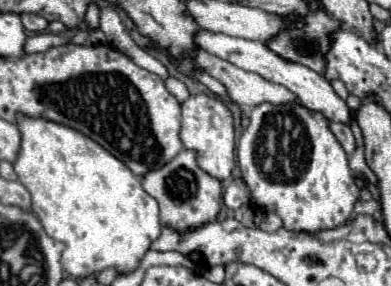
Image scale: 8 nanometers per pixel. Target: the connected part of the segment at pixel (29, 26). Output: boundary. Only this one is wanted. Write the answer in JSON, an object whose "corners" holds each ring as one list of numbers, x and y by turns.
{"corners":[[22,14,22,22,24,22,24,28,30,32,42,32,48,28,48,20,44,20,38,14]]}

